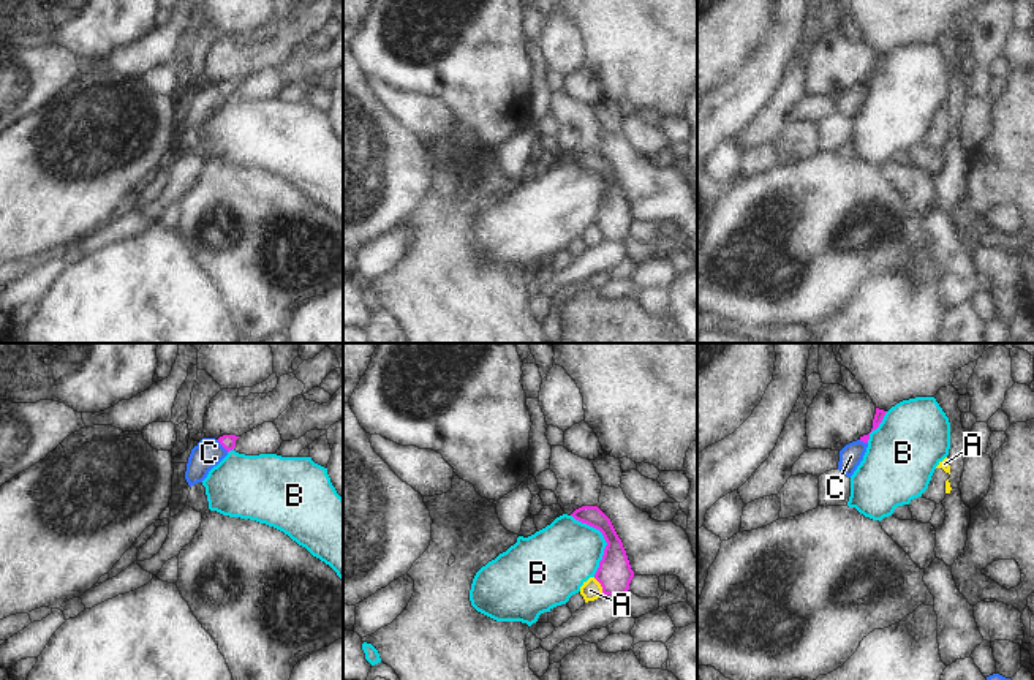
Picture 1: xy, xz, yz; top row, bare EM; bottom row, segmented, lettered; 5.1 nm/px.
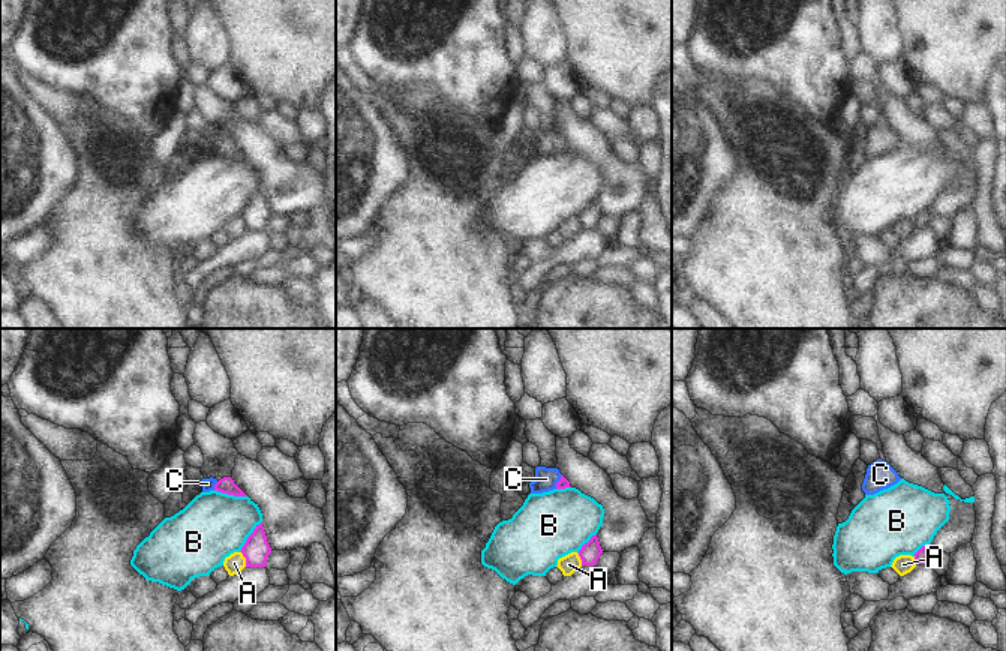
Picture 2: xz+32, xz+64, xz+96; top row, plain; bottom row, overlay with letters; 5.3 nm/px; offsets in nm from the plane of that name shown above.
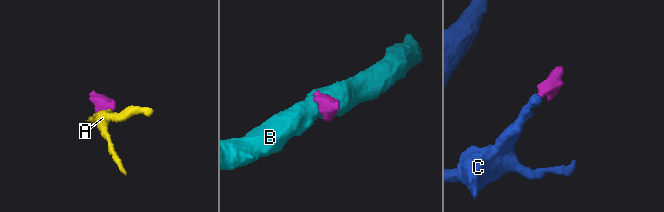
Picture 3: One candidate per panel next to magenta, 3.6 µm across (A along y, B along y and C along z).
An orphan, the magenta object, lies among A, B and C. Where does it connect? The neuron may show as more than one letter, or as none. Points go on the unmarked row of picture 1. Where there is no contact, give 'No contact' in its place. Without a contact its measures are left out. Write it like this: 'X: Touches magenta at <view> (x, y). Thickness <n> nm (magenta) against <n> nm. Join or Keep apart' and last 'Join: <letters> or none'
A: Touches magenta at xz (601, 231). Thickness 170 nm (magenta) against 100 nm. Keep apart
B: Touches magenta at xz (604, 184). Thickness 170 nm (magenta) against 340 nm. Keep apart
C: Touches magenta at xy (223, 92). Thickness 80 nm (magenta) against 150 nm. Join
Join: C.

